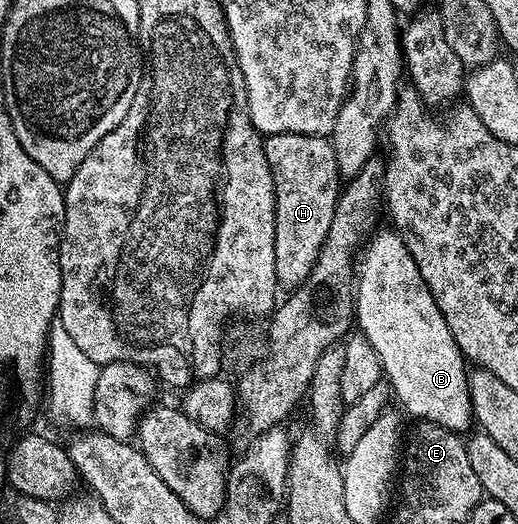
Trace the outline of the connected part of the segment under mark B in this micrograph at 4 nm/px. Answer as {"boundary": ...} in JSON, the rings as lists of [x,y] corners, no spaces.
{"boundary":[[[393,228],[381,229],[371,232],[356,261],[357,328],[374,348],[381,372],[407,414],[418,413],[414,415],[421,420],[465,434],[475,424],[467,362],[402,236]]]}

